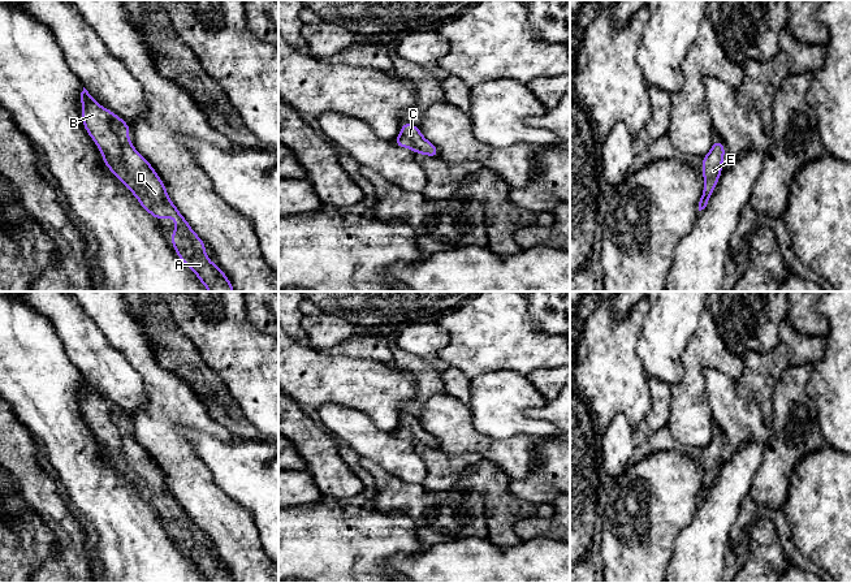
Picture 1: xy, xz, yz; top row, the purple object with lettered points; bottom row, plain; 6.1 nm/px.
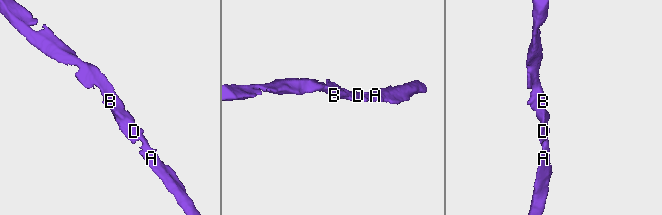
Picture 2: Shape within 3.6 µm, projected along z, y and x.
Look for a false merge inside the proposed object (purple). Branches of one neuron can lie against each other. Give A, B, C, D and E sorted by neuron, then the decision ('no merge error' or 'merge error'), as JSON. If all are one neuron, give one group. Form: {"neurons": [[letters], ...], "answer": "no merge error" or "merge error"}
{"neurons": [["A", "B", "C", "D", "E"]], "answer": "no merge error"}

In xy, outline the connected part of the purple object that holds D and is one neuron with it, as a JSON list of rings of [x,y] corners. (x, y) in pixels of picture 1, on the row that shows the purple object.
[[[85,87],[81,92],[81,103],[83,126],[95,141],[109,170],[129,187],[141,206],[156,220],[170,216],[176,221],[176,230],[169,238],[174,241],[172,246],[182,263],[195,272],[209,292],[234,292],[224,271],[209,262],[204,252],[206,242],[194,233],[172,203],[155,169],[134,150],[128,139],[131,128],[117,115],[99,105]]]

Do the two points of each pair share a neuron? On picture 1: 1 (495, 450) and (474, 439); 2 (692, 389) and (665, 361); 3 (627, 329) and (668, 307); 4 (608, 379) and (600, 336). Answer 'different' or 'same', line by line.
1: same
2: different
3: different
4: same

